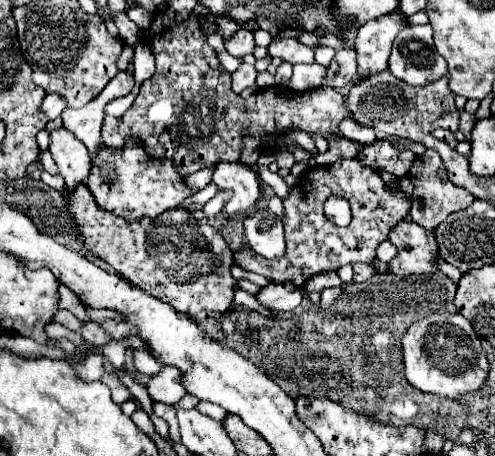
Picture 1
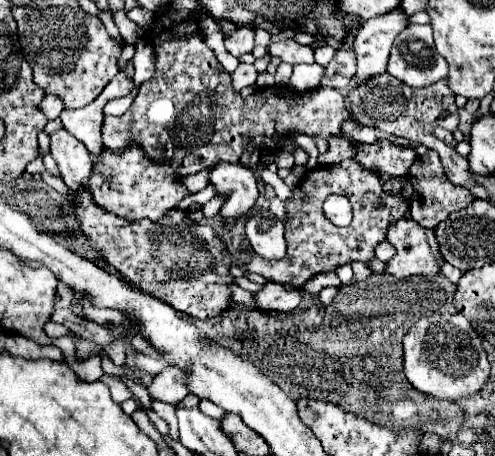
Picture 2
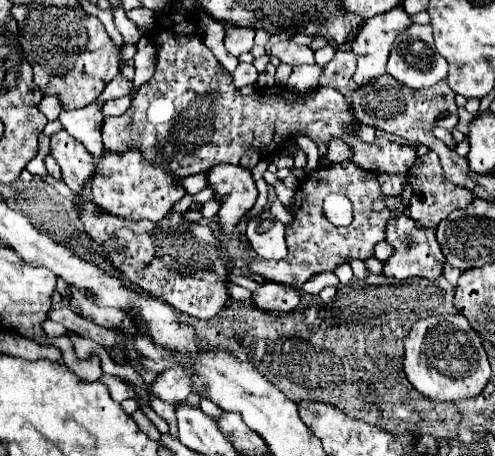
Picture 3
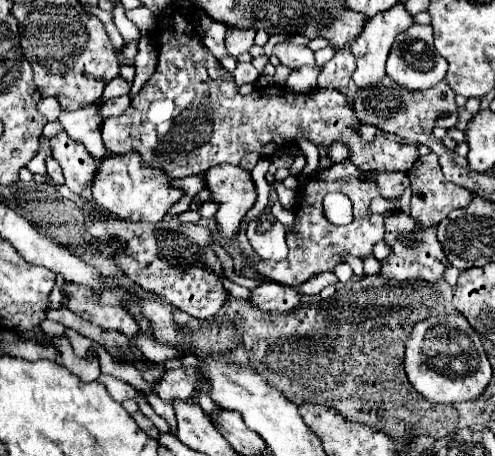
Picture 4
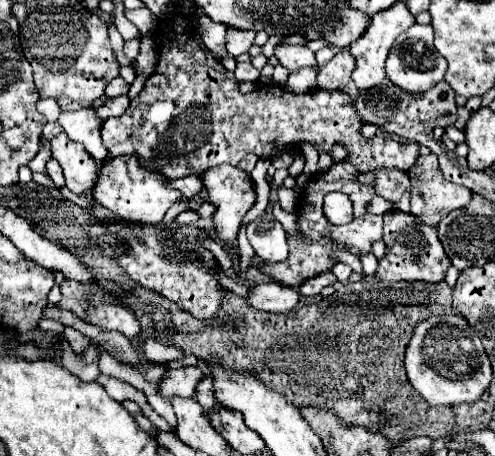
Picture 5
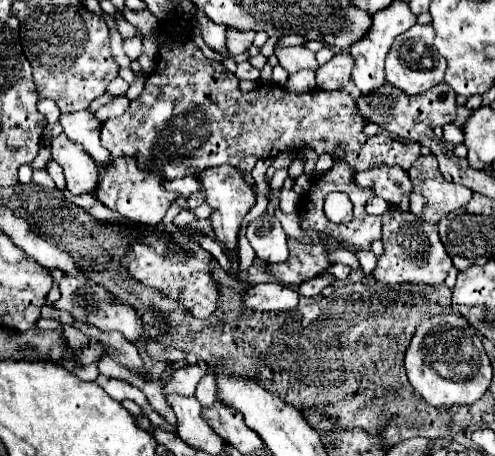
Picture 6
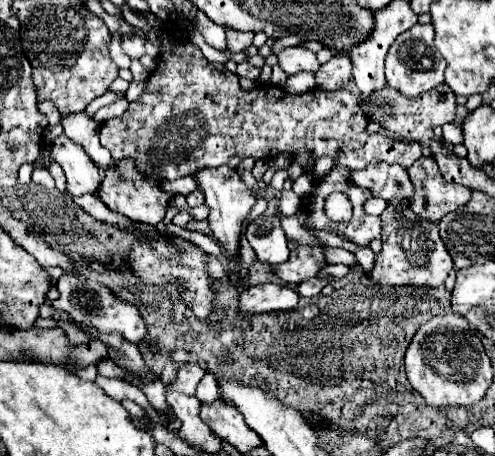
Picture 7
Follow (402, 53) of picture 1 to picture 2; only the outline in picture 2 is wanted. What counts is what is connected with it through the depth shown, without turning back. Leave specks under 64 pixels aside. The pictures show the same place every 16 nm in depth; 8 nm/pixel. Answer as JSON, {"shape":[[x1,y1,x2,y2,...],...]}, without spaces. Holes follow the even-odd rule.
{"shape":[[408,26,404,32,400,32,394,40,394,48,390,52,386,70,388,70,388,74,392,74,400,82,408,84,410,88,426,88,426,86,432,86,434,82,446,78,448,62,434,48,432,26]]}

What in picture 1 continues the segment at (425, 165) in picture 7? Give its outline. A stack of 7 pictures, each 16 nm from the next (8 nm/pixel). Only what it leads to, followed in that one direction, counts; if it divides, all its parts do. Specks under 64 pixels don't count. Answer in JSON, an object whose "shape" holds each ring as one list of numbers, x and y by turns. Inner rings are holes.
{"shape":[[426,150,426,154,418,156,408,172,408,178,410,182,414,184,414,192,412,192,412,208,410,208,410,216,416,224,420,224,422,228,426,230,434,230,440,222,444,222,448,218,448,214,456,212,456,210,464,210,468,208,476,198,460,188,460,186,454,186,446,172,444,172,444,166,442,166,442,160,438,156,436,150]]}

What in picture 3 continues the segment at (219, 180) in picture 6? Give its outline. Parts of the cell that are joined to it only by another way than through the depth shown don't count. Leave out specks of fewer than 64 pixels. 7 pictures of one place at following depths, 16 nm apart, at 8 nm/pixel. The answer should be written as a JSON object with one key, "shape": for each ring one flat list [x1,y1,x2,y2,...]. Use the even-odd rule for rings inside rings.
{"shape":[[220,164,208,170,208,186,214,192,214,200,220,202,216,218,222,234,232,236,238,222,258,198,252,172,242,166]]}

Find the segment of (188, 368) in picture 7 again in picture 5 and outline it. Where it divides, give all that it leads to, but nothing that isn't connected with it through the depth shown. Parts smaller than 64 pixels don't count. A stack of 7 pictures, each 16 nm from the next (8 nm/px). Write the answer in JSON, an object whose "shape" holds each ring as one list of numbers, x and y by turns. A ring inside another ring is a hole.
{"shape":[[178,366,168,374,168,378,162,380,162,396,168,398,172,394,176,396,194,396,196,384,202,378,202,370,198,366]]}

